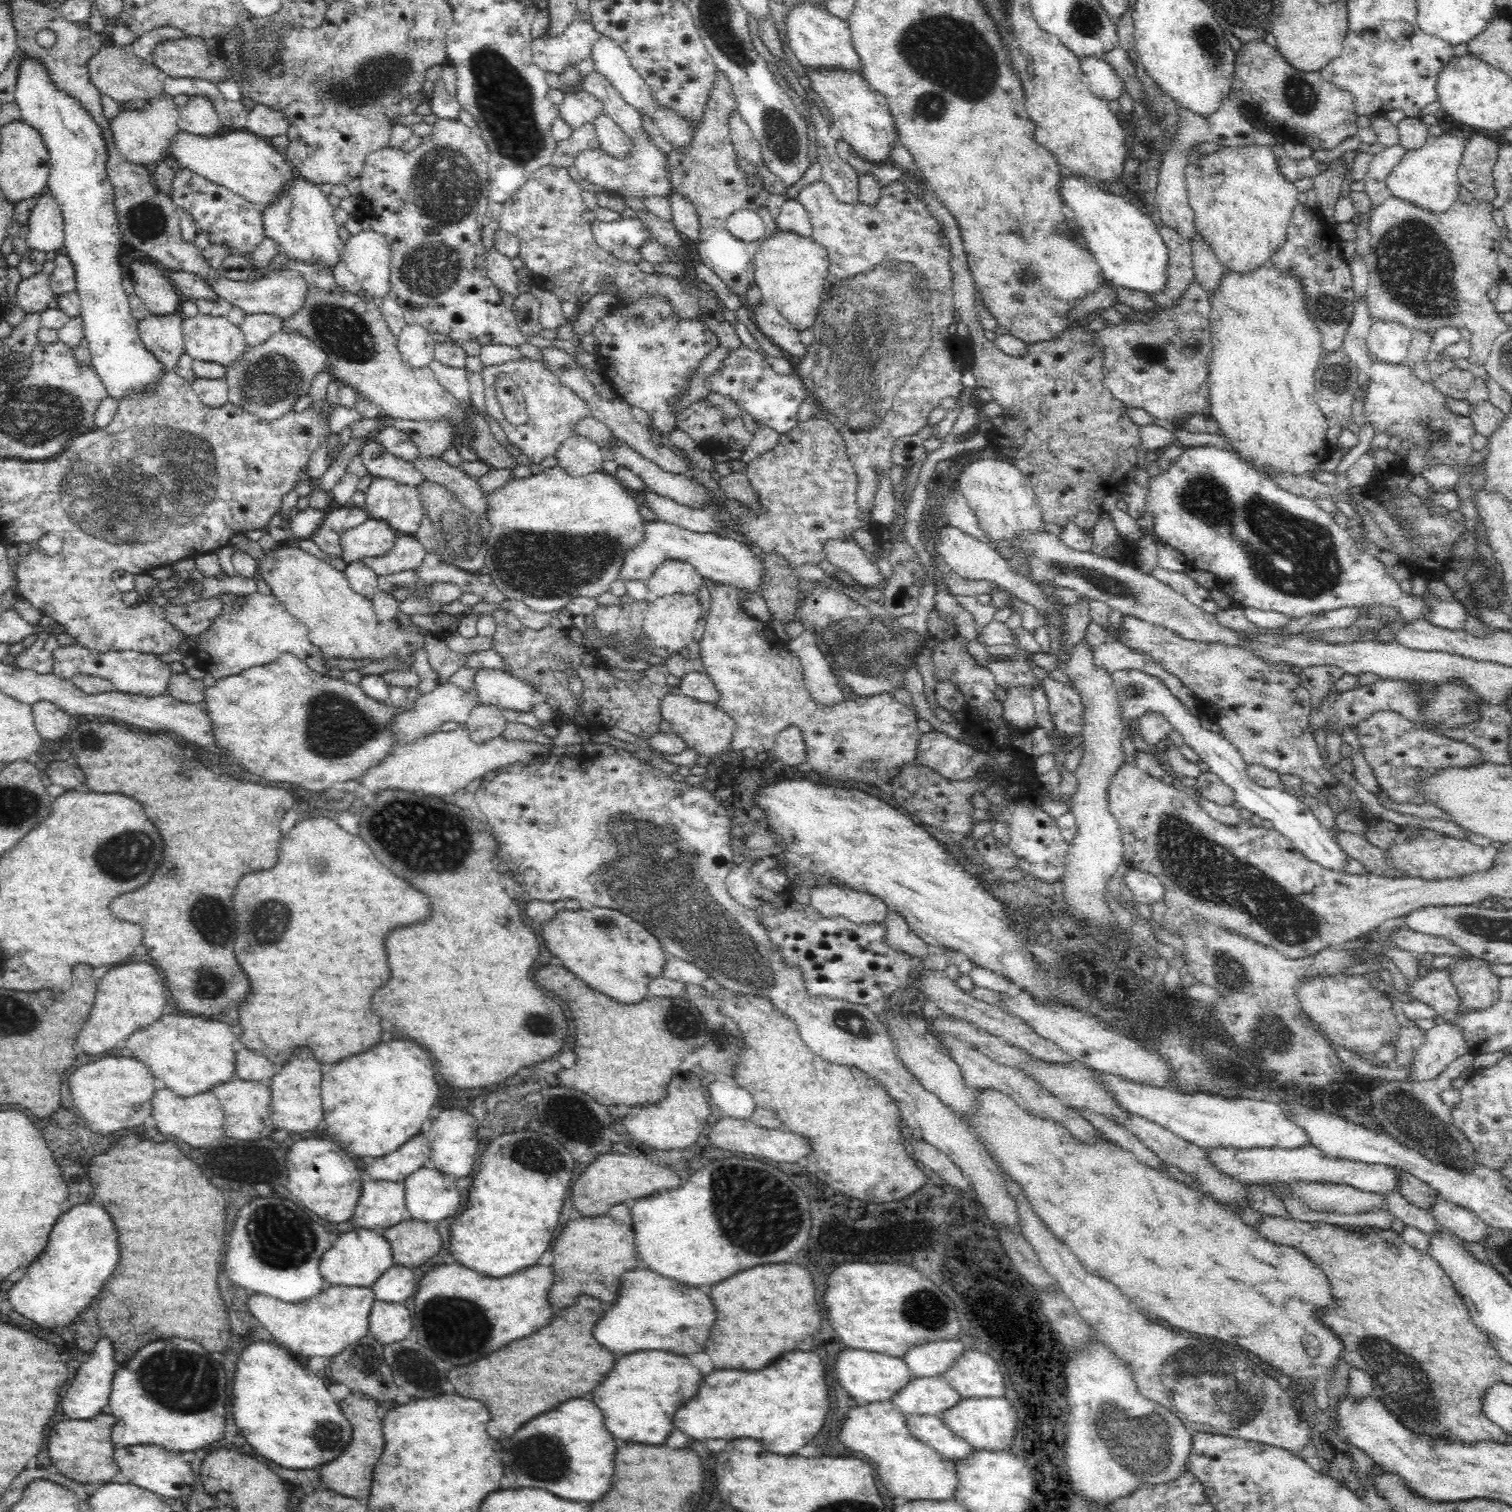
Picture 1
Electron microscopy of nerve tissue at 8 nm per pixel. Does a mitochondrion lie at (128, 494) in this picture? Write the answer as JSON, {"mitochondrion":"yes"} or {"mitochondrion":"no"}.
{"mitochondrion":"yes"}

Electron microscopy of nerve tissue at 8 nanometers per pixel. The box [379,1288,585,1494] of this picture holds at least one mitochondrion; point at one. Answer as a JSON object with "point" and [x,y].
{"point":[539,1456]}

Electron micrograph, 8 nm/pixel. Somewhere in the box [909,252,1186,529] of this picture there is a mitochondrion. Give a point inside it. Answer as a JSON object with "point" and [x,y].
{"point":[1147,352]}

